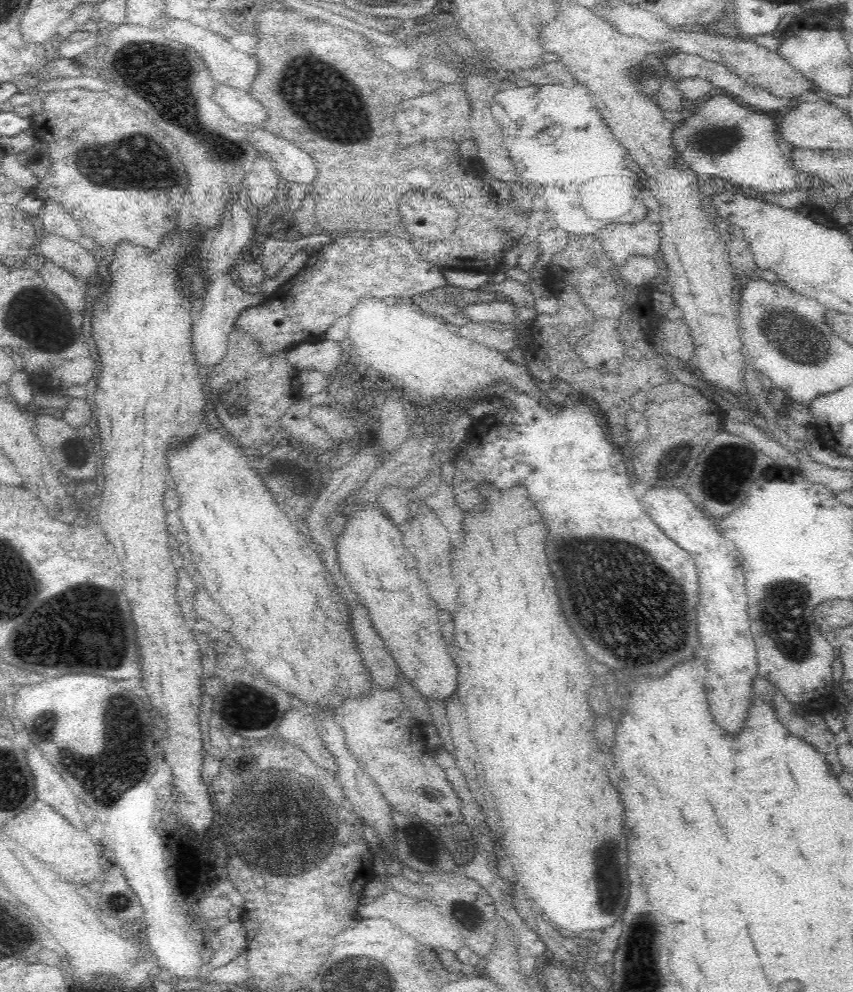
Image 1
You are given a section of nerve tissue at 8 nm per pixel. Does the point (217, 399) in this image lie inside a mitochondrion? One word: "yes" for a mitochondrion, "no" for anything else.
no

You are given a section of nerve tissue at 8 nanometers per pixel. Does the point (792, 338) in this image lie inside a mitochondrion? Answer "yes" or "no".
yes

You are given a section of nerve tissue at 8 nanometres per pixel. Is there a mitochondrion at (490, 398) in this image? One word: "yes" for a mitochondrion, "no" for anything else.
no

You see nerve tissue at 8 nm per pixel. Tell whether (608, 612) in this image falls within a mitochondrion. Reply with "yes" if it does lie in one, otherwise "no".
yes

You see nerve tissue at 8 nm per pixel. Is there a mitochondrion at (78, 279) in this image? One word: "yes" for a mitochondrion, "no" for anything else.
no

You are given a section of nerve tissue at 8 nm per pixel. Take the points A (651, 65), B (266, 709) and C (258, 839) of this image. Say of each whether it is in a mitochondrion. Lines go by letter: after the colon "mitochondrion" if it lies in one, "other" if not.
A: other
B: mitochondrion
C: mitochondrion

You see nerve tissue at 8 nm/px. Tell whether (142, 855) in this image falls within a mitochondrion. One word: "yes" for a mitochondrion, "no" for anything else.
no

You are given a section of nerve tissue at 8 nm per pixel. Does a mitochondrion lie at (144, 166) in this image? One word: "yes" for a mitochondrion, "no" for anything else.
yes

